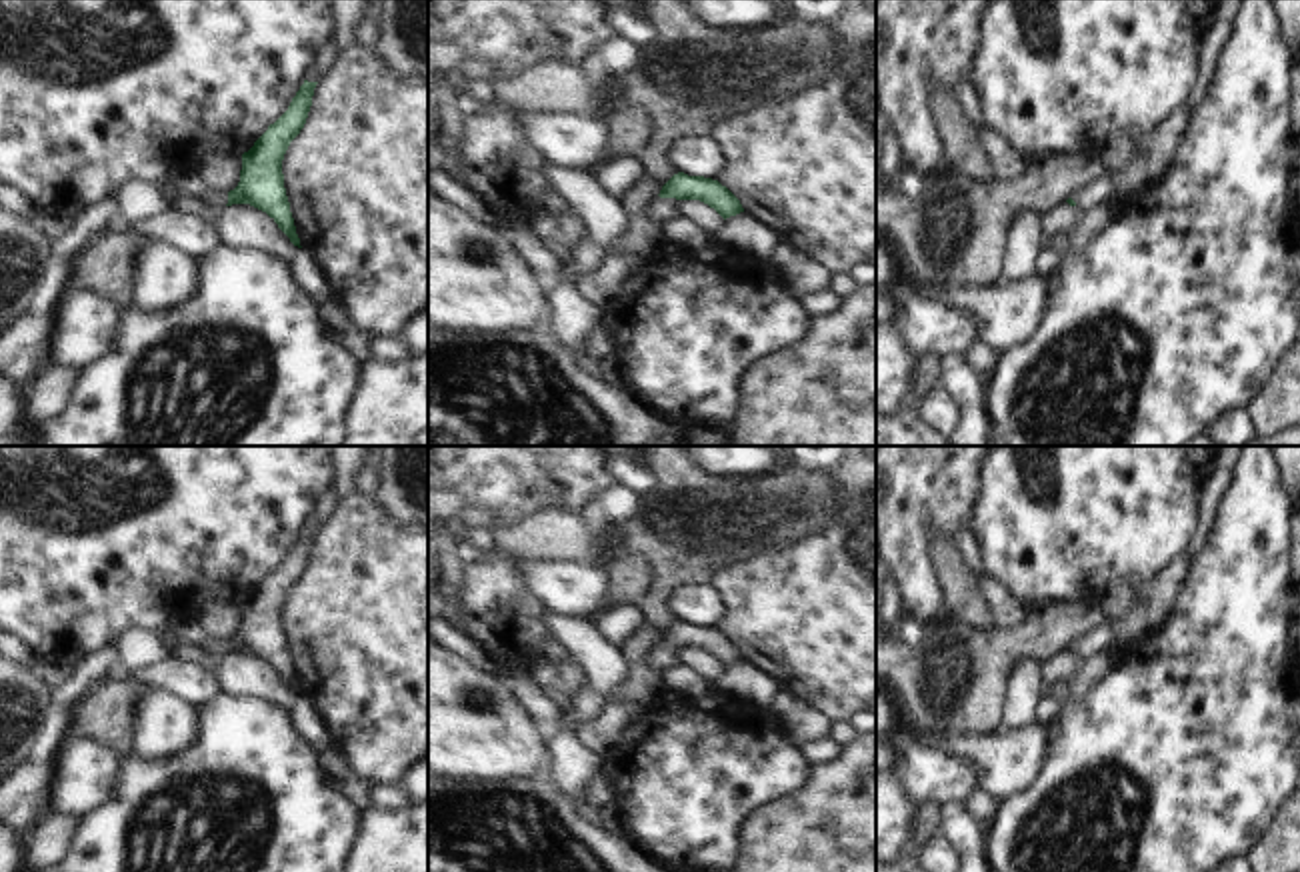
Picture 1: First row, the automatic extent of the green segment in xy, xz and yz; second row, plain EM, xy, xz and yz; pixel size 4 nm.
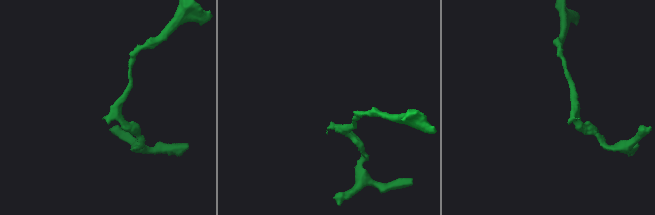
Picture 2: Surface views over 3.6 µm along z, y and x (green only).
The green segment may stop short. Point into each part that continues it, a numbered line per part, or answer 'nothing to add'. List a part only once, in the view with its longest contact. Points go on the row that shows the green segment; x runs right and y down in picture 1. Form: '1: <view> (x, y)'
1: xz (658, 210)

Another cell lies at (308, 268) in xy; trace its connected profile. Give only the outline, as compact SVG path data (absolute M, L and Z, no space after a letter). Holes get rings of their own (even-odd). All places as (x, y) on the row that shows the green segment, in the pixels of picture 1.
M298 248L298 256L292 262L294 274L302 288L306 288L312 296L332 296L334 294L334 282L318 258L316 252L310 248Z

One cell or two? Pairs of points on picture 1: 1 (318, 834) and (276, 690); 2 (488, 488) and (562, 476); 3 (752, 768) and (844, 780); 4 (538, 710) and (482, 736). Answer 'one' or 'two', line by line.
1: two
2: one
3: two
4: two

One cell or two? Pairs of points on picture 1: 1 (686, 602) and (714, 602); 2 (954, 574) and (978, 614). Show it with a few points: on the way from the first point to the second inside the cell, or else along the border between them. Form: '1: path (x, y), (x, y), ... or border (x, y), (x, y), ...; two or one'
1: path (692, 602), (708, 602); one
2: path (958, 584), (968, 604); one

